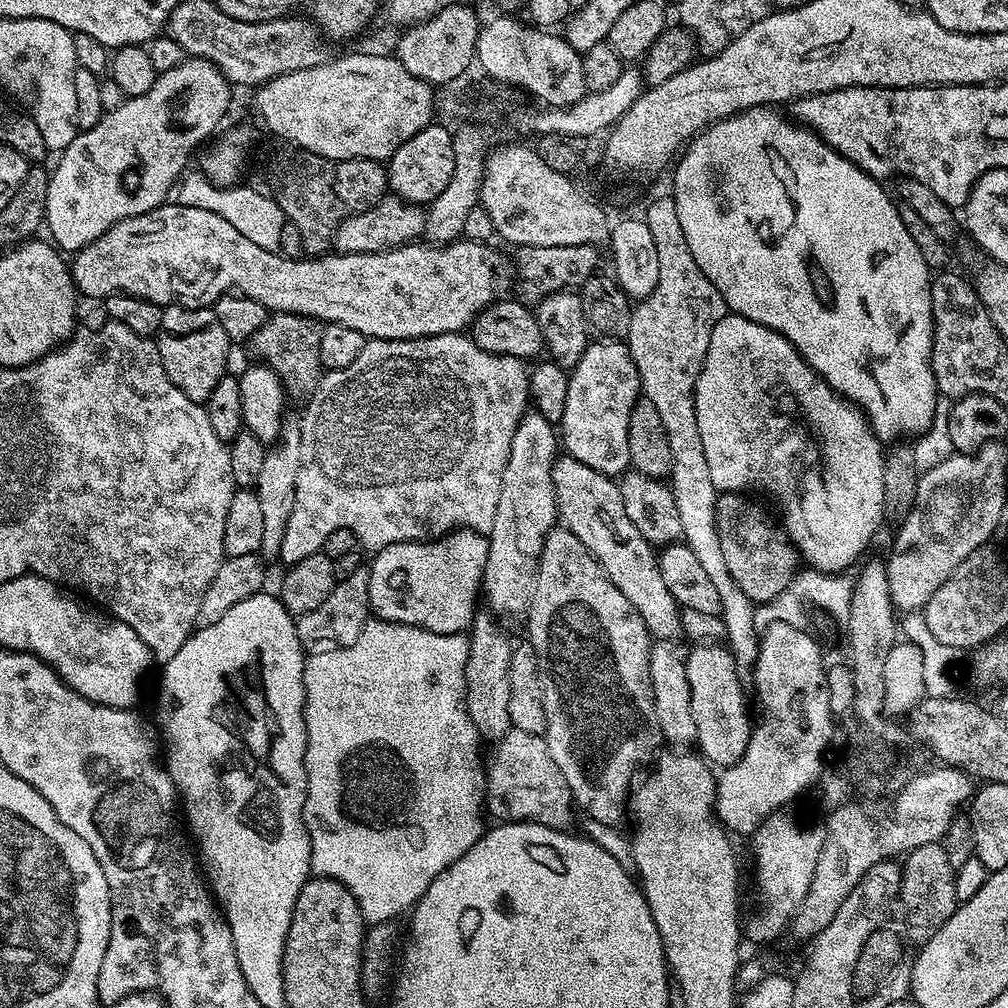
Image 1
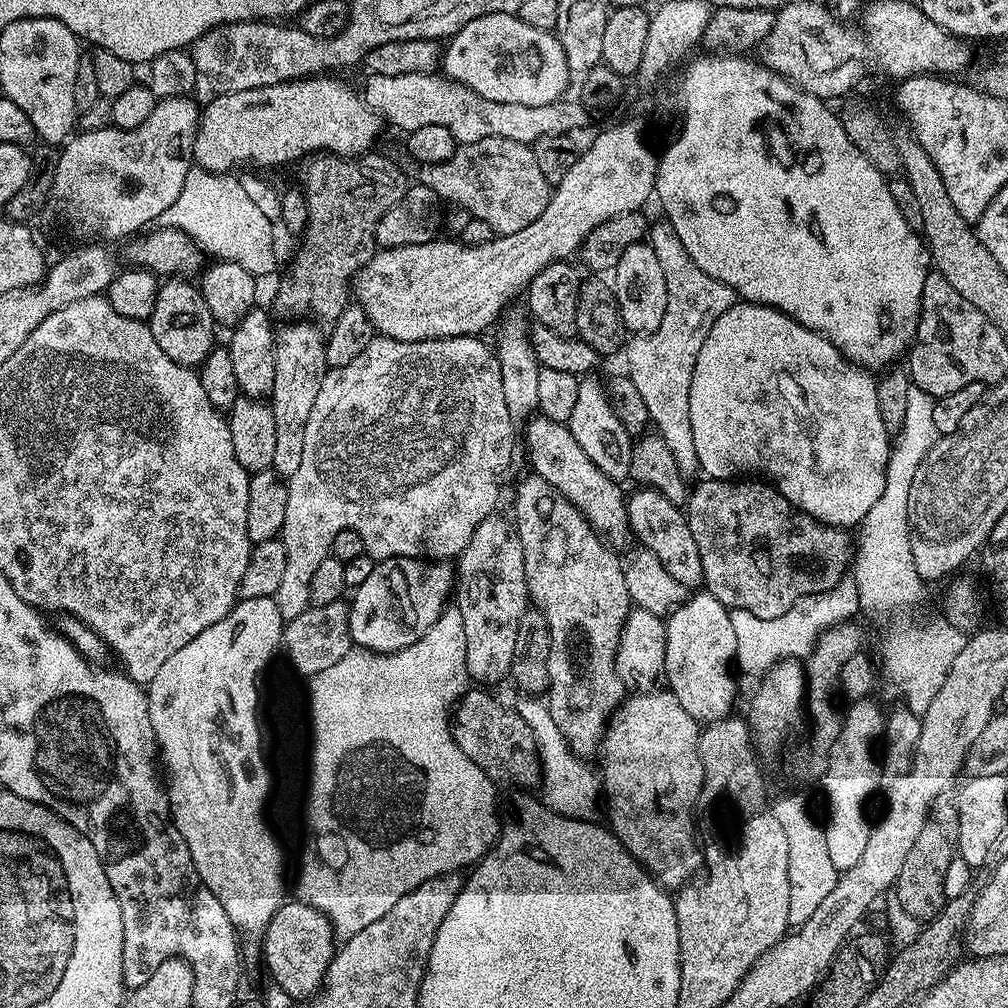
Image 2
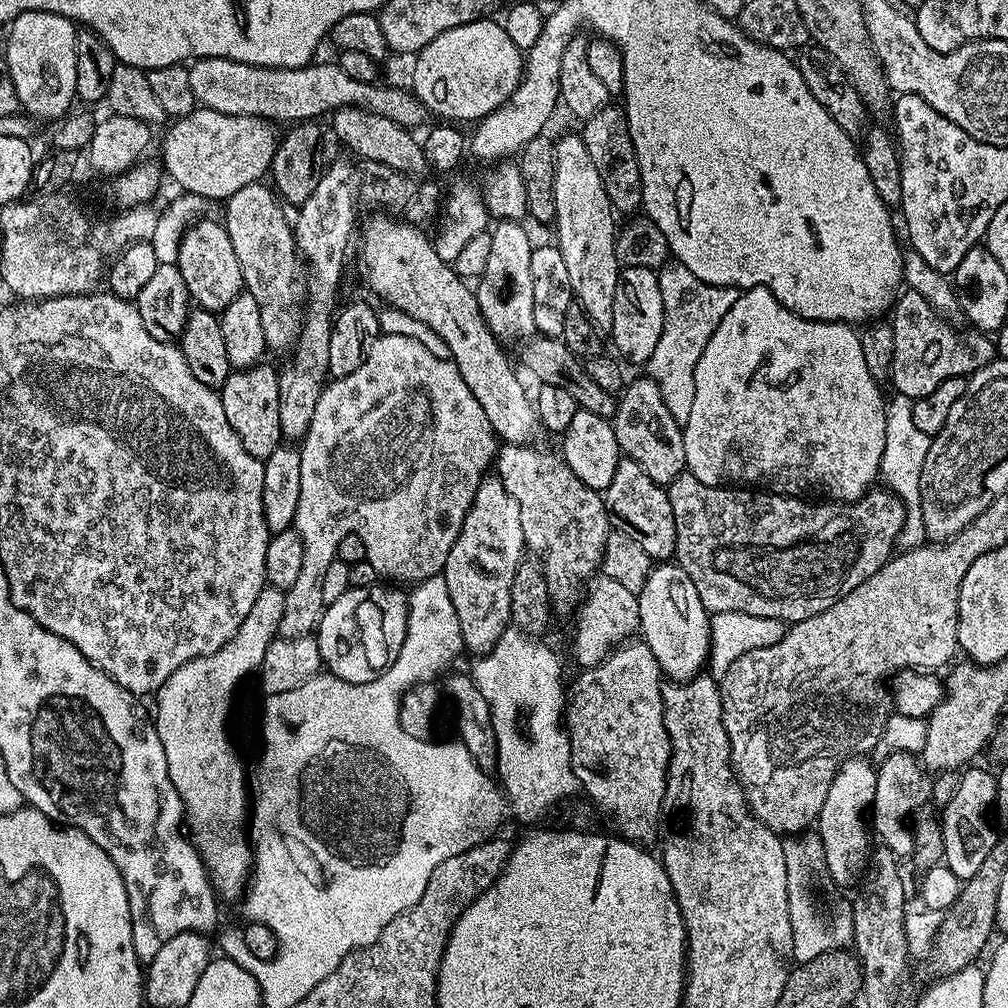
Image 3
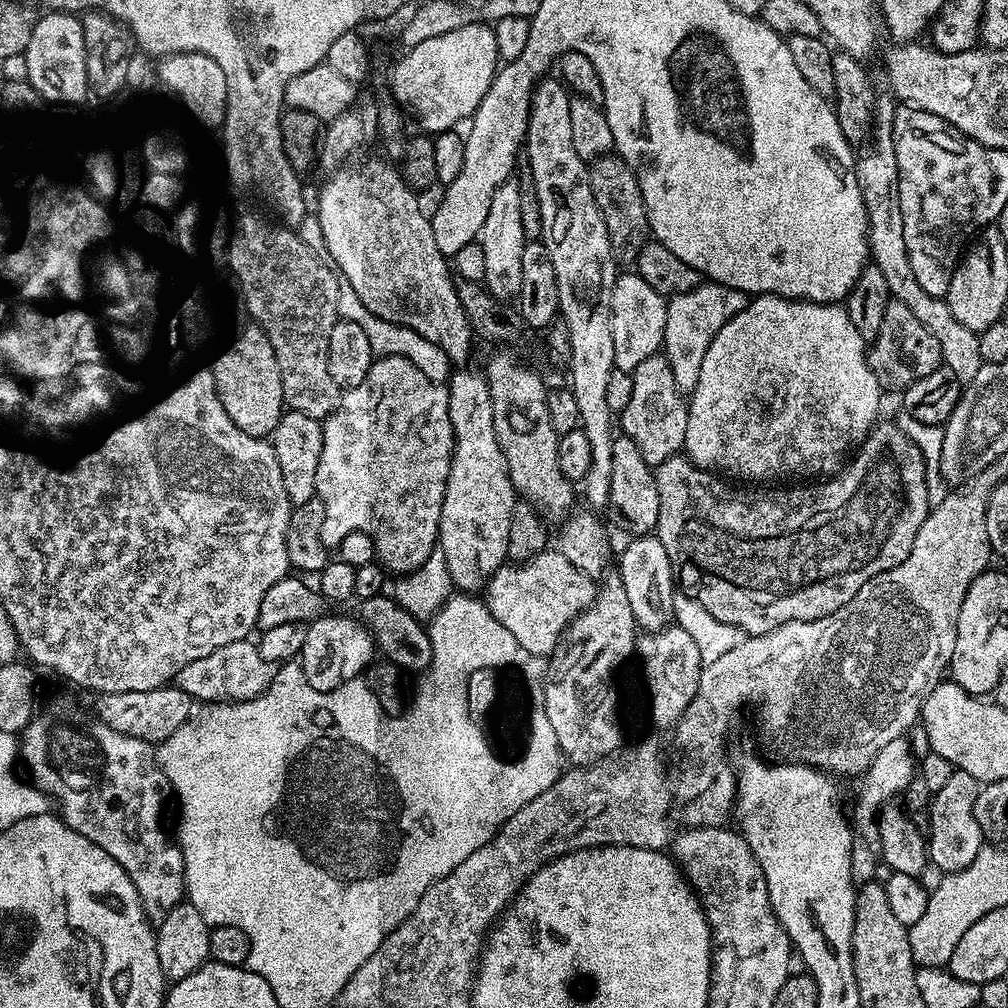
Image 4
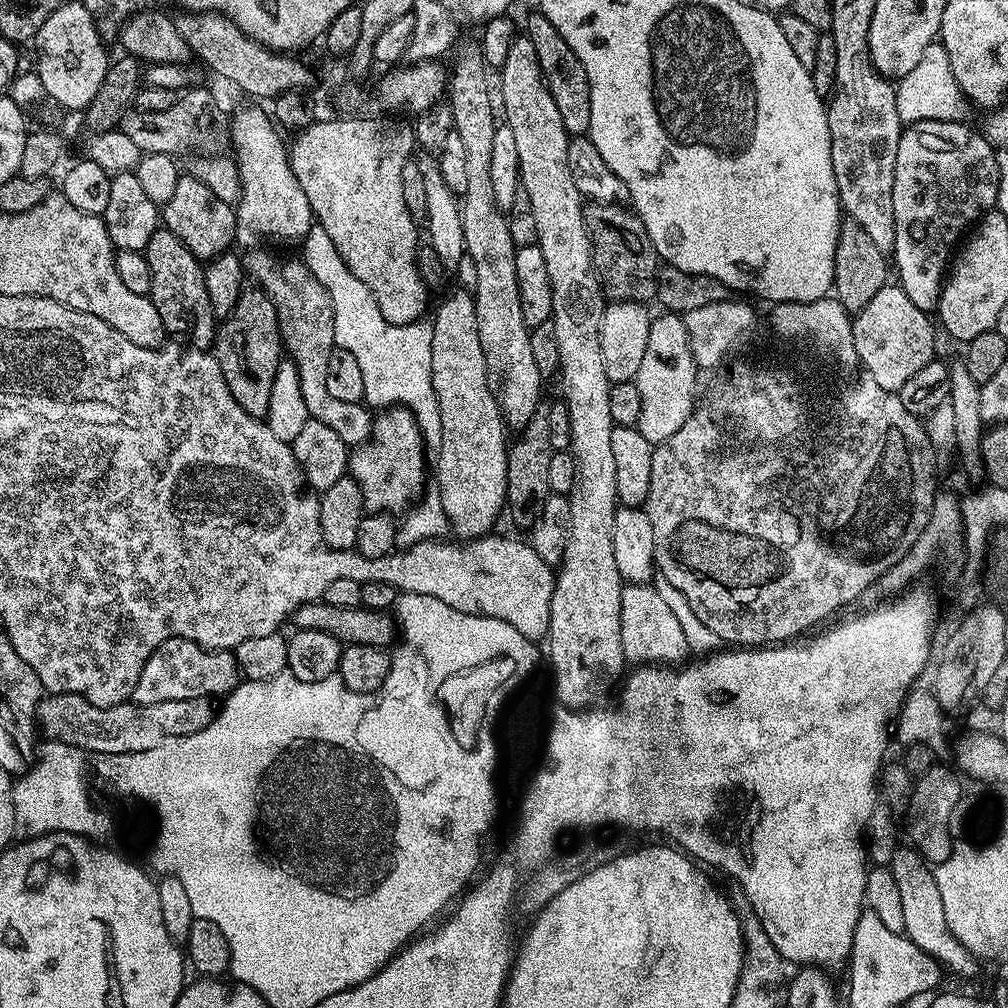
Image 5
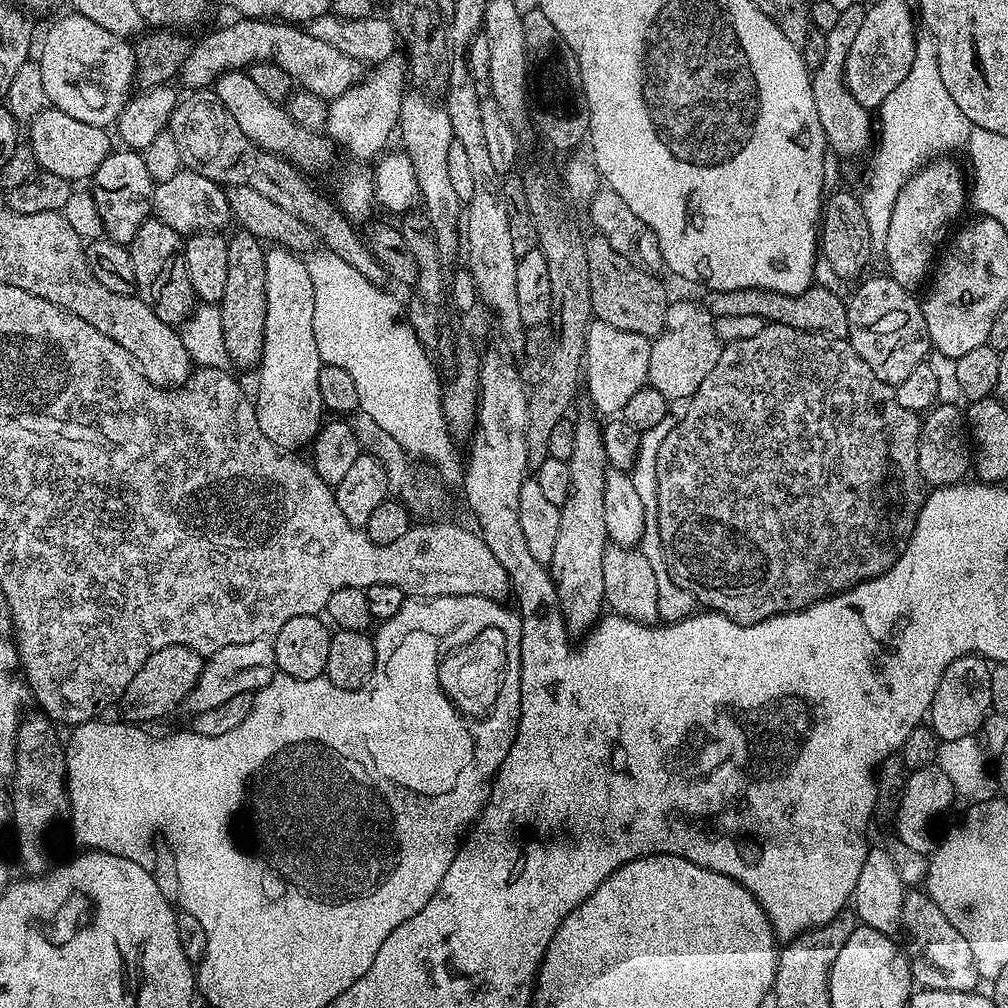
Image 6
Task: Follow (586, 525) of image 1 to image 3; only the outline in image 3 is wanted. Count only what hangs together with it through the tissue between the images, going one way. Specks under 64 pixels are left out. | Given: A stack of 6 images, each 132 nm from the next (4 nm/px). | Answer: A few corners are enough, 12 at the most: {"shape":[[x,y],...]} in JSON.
{"shape":[[363,221],[360,260],[426,322],[504,444],[540,415],[475,291],[421,229]]}

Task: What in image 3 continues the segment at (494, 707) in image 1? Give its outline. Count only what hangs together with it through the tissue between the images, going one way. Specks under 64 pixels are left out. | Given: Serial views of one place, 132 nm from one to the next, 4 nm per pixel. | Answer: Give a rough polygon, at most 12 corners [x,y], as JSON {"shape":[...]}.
{"shape":[[485,475],[442,575],[464,648],[510,626],[522,514]]}

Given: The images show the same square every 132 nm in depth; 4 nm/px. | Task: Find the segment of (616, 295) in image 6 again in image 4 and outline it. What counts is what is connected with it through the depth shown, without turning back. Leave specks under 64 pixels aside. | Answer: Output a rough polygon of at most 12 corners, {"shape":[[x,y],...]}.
{"shape":[[615,154],[591,161],[594,202],[612,254],[631,265],[650,239],[634,170]]}

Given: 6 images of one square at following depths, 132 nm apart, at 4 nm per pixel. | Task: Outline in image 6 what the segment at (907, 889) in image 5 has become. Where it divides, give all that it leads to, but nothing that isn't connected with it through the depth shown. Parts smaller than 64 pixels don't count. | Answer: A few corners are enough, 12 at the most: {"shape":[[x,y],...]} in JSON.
{"shape":[[908,890],[902,936],[930,991],[982,984],[970,942],[924,890]]}

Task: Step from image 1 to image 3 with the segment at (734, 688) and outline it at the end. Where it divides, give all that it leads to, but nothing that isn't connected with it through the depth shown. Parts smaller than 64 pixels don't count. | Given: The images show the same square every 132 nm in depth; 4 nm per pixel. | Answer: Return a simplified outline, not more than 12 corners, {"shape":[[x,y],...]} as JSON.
{"shape":[[657,563],[638,632],[672,682],[708,663],[710,613],[690,574]]}

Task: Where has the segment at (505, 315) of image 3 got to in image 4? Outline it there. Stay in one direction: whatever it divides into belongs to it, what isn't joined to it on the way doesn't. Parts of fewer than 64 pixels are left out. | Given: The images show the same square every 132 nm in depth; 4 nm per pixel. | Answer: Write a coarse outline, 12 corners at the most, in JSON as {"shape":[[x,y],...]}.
{"shape":[[494,190],[478,237],[488,293],[512,302],[522,290],[522,190]]}

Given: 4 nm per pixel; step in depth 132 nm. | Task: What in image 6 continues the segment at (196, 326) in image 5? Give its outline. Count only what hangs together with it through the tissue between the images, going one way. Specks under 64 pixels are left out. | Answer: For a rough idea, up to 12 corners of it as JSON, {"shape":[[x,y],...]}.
{"shape":[[149,218],[128,248],[135,295],[179,326],[198,301],[185,237]]}

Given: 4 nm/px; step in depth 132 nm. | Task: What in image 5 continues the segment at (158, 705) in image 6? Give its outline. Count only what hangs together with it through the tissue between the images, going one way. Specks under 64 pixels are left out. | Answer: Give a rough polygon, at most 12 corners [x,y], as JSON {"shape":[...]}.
{"shape":[[172,636],[142,666],[130,700],[223,698],[231,651]]}

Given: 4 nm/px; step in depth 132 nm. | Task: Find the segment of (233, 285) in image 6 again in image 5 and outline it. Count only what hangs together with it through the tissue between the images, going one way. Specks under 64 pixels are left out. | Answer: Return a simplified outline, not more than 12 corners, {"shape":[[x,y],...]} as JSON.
{"shape":[[245,287],[216,329],[234,402],[267,417],[282,362],[271,296]]}

